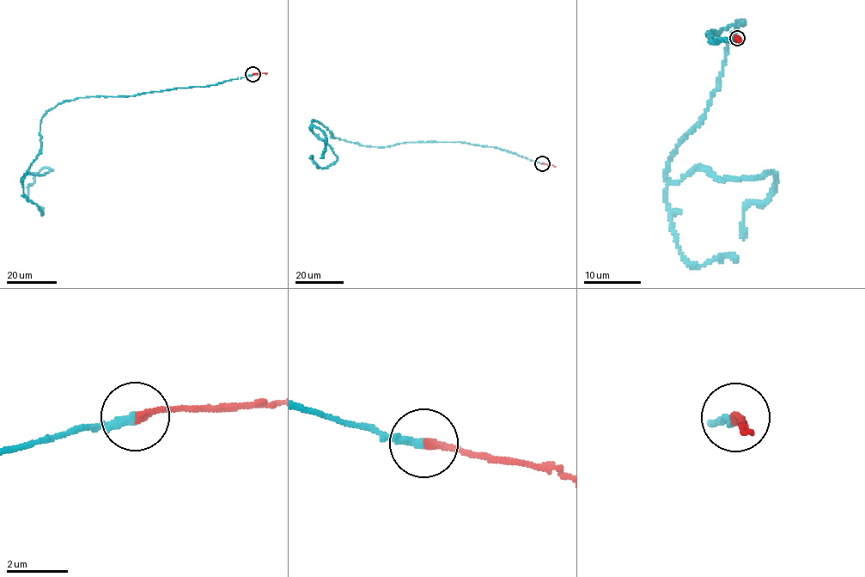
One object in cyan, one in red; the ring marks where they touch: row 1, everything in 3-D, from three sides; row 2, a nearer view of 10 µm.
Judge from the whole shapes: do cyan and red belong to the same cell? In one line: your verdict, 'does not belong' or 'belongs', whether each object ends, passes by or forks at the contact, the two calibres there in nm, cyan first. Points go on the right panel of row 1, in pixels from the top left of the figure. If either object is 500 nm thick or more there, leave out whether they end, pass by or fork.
belongs; cyan ends; red ends; calibres 260 and 240 nm

